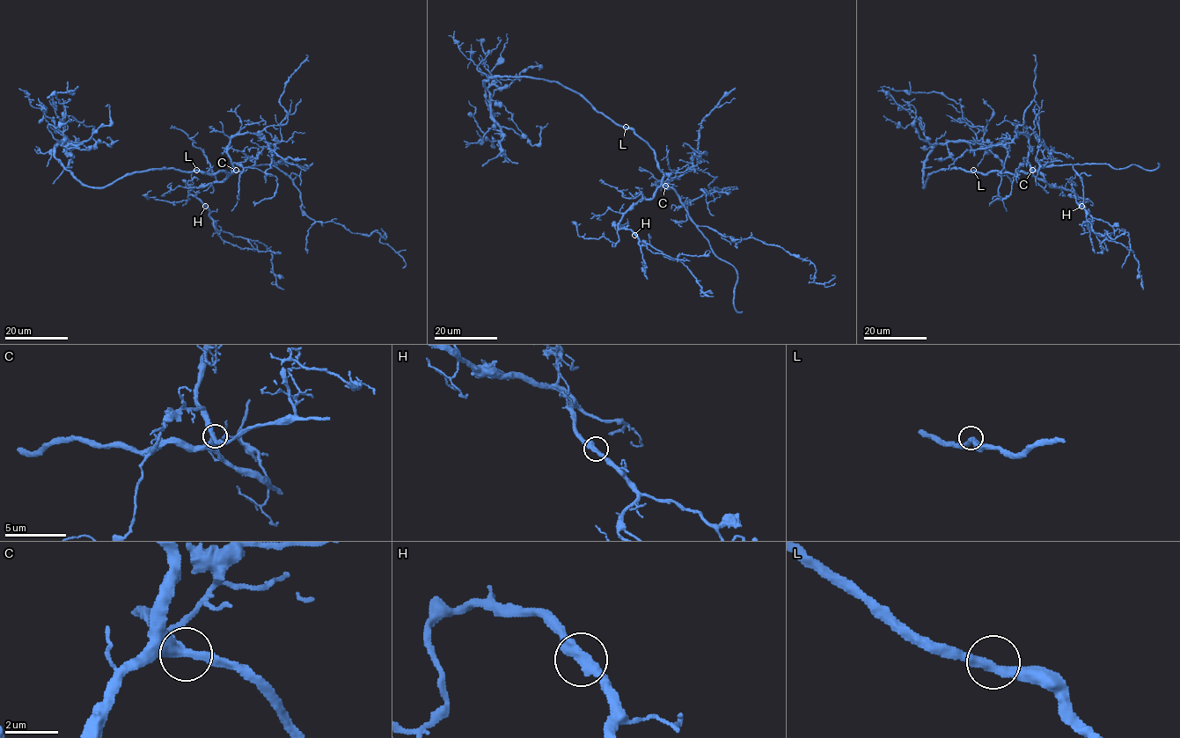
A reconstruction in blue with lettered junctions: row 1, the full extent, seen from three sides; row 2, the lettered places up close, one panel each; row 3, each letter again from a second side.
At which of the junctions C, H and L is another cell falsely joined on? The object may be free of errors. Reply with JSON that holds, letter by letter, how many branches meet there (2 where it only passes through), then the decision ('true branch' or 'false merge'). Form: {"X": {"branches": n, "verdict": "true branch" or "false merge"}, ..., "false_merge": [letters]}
{"C": {"branches": 3, "verdict": "true branch"}, "H": {"branches": 2, "verdict": "true branch"}, "L": {"branches": 2, "verdict": "true branch"}, "false_merge": []}

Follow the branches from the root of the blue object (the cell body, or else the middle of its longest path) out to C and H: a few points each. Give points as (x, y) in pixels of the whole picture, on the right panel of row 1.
C: (974, 171), (983, 174), (995, 171), (1015, 174), (1029, 173), (1032, 170)
H: (974, 171), (983, 174), (995, 171), (1013, 174), (1030, 172), (1049, 185), (1073, 191), (1075, 200), (1081, 206)

